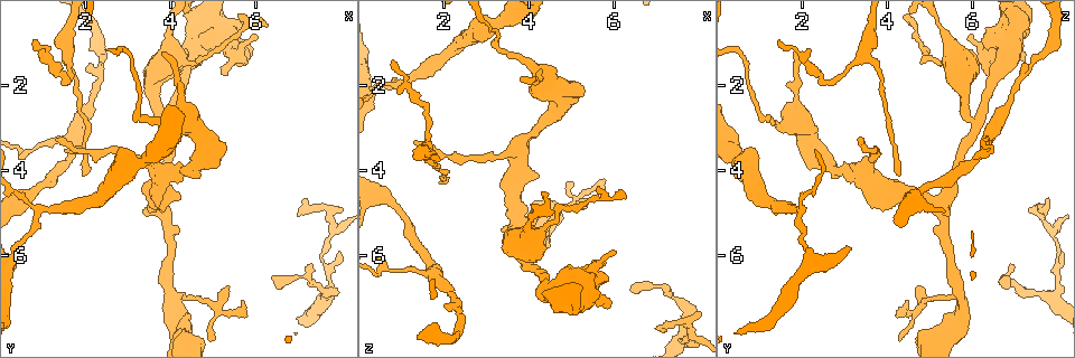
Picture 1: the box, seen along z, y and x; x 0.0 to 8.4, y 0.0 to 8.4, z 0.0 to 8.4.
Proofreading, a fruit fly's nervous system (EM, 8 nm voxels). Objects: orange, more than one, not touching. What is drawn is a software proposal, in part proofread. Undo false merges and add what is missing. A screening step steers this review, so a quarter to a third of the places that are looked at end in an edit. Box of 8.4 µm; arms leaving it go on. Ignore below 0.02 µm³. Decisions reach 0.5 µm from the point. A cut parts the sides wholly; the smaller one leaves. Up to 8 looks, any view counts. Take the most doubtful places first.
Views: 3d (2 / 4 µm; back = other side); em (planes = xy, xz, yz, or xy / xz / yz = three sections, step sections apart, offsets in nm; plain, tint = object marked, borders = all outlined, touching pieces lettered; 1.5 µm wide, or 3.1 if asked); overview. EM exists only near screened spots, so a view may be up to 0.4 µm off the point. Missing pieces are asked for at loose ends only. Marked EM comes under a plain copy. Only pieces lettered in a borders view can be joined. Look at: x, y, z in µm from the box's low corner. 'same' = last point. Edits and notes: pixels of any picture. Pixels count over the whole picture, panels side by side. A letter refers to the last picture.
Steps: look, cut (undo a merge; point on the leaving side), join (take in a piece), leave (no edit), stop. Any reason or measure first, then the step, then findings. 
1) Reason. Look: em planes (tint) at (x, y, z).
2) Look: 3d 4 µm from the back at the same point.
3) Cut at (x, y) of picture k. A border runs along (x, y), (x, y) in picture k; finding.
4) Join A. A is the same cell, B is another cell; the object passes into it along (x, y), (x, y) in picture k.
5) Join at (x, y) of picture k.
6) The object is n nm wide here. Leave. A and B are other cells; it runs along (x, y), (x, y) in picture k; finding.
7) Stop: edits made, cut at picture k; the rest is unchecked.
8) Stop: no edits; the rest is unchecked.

Long arm stops here. Look: em xy step 4 (tint) at (0.80, 1.00, 1.50).

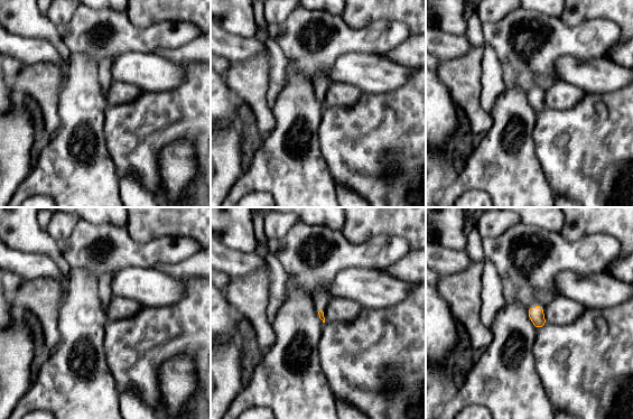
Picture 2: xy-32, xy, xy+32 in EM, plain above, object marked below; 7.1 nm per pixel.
Look: em planes (tint) at the same point.

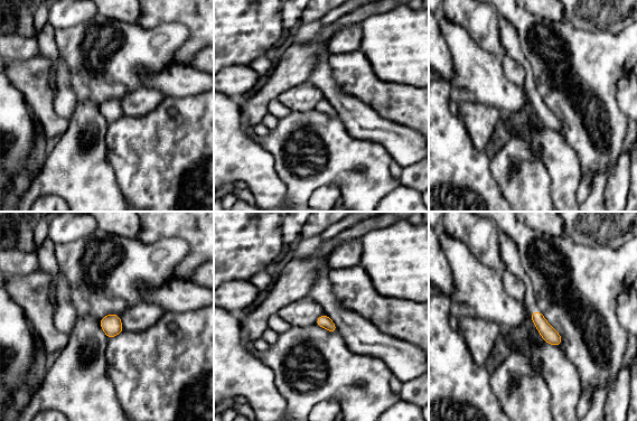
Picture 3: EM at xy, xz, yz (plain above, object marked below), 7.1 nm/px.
See the neighbours. Look: em planes (borders) at the same point.

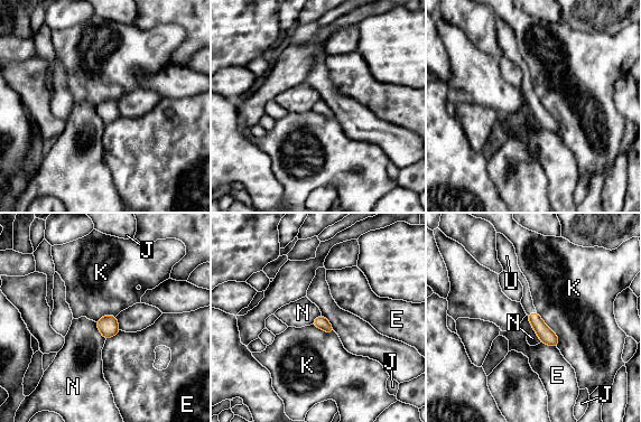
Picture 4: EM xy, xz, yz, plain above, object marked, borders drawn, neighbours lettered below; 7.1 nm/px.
The object is 90 nm wide here. Join U. U is the same cell, E, J, K and N are other cells; the object passes into it along (546, 335), (531, 313), (527, 301) in picture 4; it goes on there.

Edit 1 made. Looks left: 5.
Look: overview.

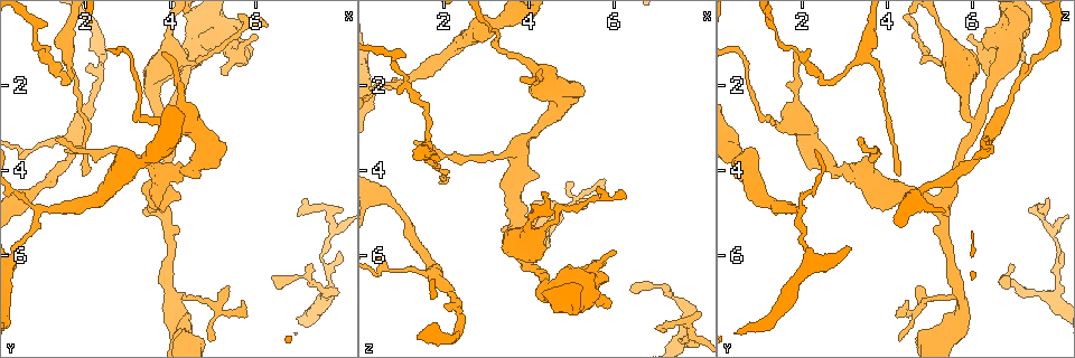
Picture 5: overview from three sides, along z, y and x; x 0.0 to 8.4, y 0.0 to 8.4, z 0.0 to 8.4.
Branch point. Look: em planes (tint) at (3.75, 4.80, 5.25).

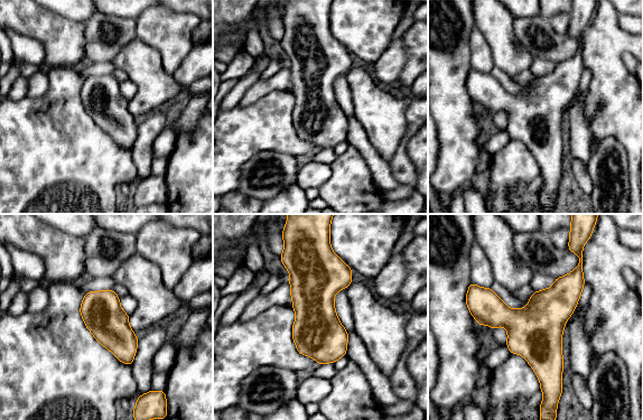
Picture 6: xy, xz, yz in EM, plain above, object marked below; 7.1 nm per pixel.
See the neighbours. Look: em planes (borders) at the same point.

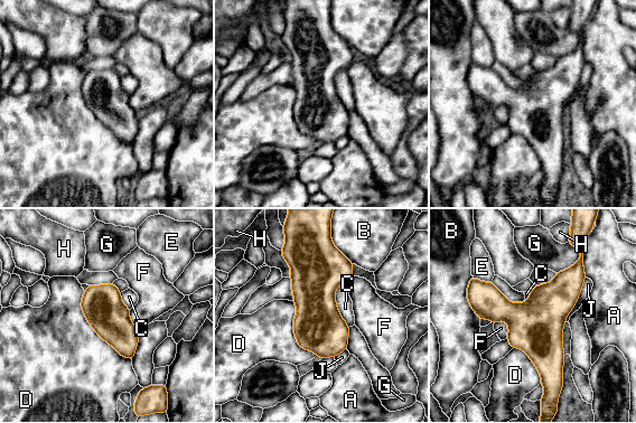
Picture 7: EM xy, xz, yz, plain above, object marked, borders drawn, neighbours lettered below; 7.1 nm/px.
The object is 280 nm wide here. Leave. A, B, C, D, E, F, G, H and J are other cells; a border runs along (84, 291), (86, 321), (131, 360) in picture 7; all the same cell.

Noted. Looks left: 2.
End of a long branch. Look: em planes (borders) at (1.30, 3.30, 3.40).

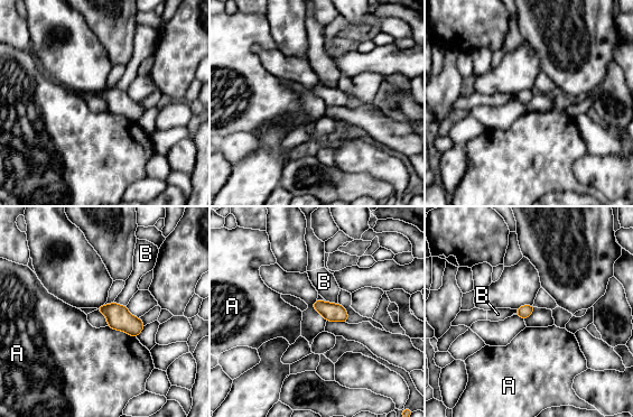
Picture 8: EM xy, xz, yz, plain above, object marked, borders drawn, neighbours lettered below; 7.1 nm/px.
The object is 90 nm wide here. Leave. A and B are other cells; a border runs along (108, 325), (122, 330), (136, 337) in picture 8; no lettered piece goes on from it.

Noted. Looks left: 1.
Stop: edits made, join at picture 4; the rest is unchecked.

